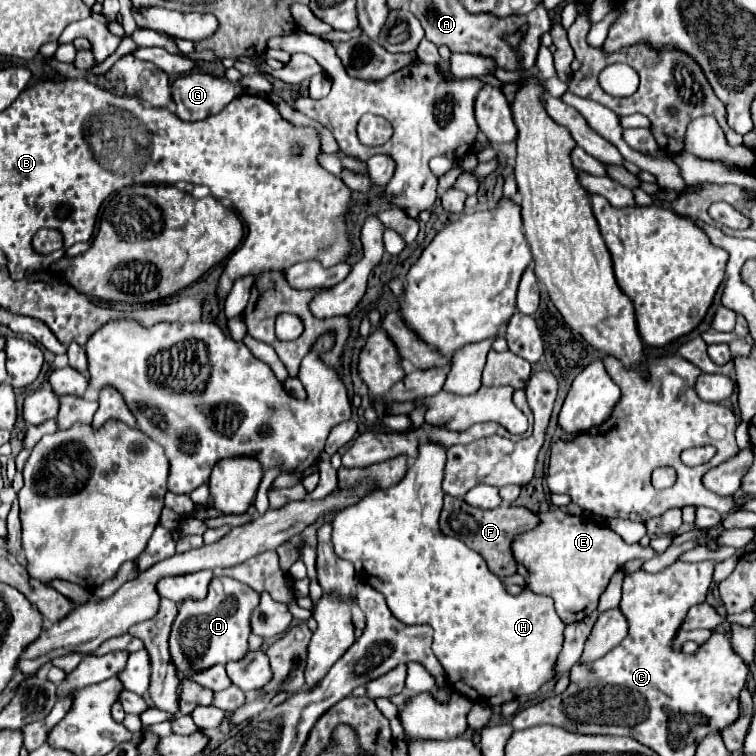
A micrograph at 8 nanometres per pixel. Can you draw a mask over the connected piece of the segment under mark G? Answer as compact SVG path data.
M204 73L182 75L172 85L172 99L182 121L202 121L212 113L220 113L220 109L242 93L240 85Z

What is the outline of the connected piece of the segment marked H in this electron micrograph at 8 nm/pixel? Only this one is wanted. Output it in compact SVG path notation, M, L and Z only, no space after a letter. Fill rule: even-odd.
M422 443L420 445L420 455L416 457L416 461L410 465L408 473L404 475L404 479L388 489L378 489L374 491L372 495L364 497L360 503L352 505L352 507L346 507L342 513L338 513L332 521L332 543L334 543L334 551L342 557L342 559L348 559L350 563L354 563L354 567L358 569L356 575L360 581L372 585L374 589L378 589L380 593L384 593L386 599L388 599L388 607L390 611L394 613L396 619L400 619L402 623L408 623L408 625L416 625L416 623L428 623L432 625L434 629L434 655L436 659L440 661L440 665L444 667L446 675L448 675L448 685L452 689L456 689L458 693L464 693L466 697L470 697L474 703L480 703L480 705L502 705L506 701L512 701L512 699L518 699L522 695L530 695L534 691L538 691L538 687L542 683L546 683L548 679L554 677L554 661L562 649L562 641L564 641L564 623L562 619L556 615L556 609L554 609L554 601L546 595L536 595L528 589L524 589L520 595L510 595L506 593L502 581L488 571L484 559L472 551L470 547L466 547L462 541L458 539L452 539L452 537L446 537L440 533L438 529L438 517L440 517L440 511L442 511L442 497L444 497L444 491L440 487L442 483L442 477L444 477L444 461L446 461L446 451L438 445L432 445L432 443Z

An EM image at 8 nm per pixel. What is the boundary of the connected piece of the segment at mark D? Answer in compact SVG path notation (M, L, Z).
M214 577L208 585L208 597L204 601L180 603L178 617L174 619L170 633L170 653L174 665L186 675L192 675L216 663L238 661L244 657L248 651L250 615L258 601L260 595L248 585L230 577Z

